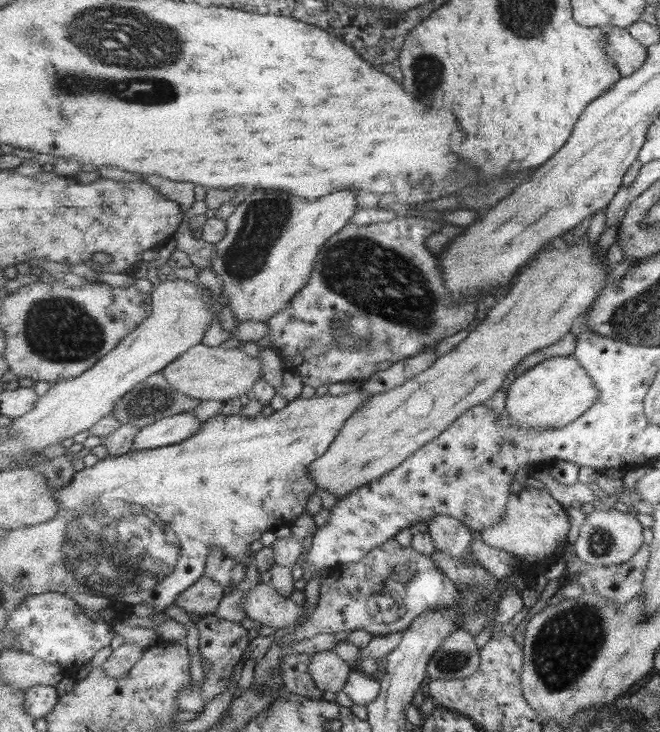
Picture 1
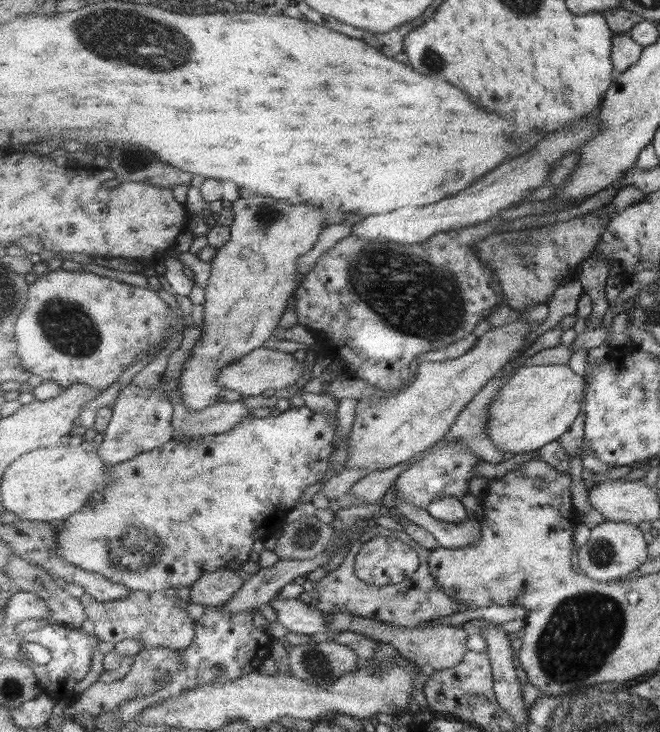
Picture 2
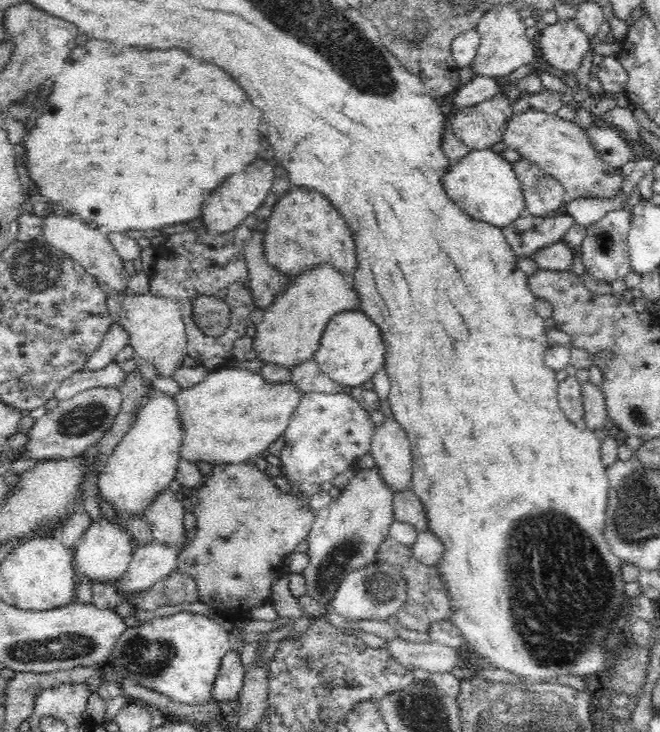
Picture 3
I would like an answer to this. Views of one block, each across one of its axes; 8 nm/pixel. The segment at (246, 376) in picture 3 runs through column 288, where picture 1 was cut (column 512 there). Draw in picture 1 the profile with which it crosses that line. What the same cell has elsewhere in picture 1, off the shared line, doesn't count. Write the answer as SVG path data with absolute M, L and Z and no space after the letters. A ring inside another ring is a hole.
M574 355L549 357L515 378L507 392L506 410L518 427L560 429L575 422L599 401L595 385L588 370Z

